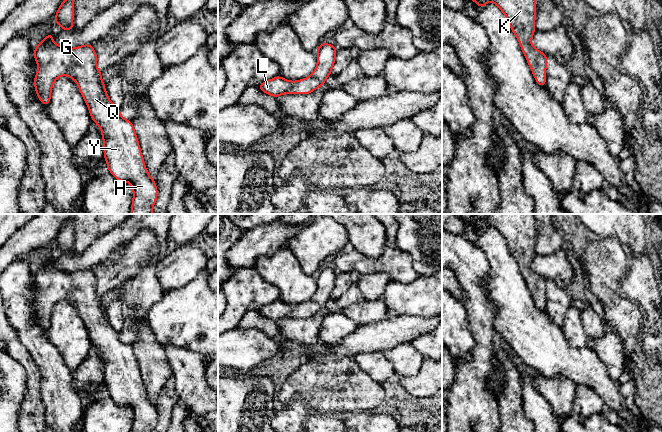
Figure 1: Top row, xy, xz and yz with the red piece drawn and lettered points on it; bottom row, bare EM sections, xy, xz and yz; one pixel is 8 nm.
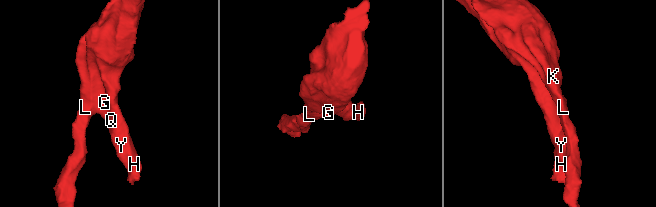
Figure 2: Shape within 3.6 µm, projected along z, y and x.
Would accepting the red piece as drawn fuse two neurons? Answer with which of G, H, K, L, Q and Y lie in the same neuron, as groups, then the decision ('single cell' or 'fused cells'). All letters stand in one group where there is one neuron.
groups G H K L Q Y; single cell

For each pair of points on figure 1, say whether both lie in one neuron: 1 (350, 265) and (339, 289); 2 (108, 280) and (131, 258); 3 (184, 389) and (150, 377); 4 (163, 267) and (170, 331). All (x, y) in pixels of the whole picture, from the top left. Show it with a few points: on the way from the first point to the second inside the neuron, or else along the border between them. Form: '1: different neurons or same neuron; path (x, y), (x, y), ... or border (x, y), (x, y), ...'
1: different neurons; border (371, 272), (363, 274), (347, 273)
2: same neuron; path (114, 275), (125, 264)
3: different neurons; border (165, 353), (173, 375)
4: different neurons; border (188, 282), (182, 286), (165, 291)

